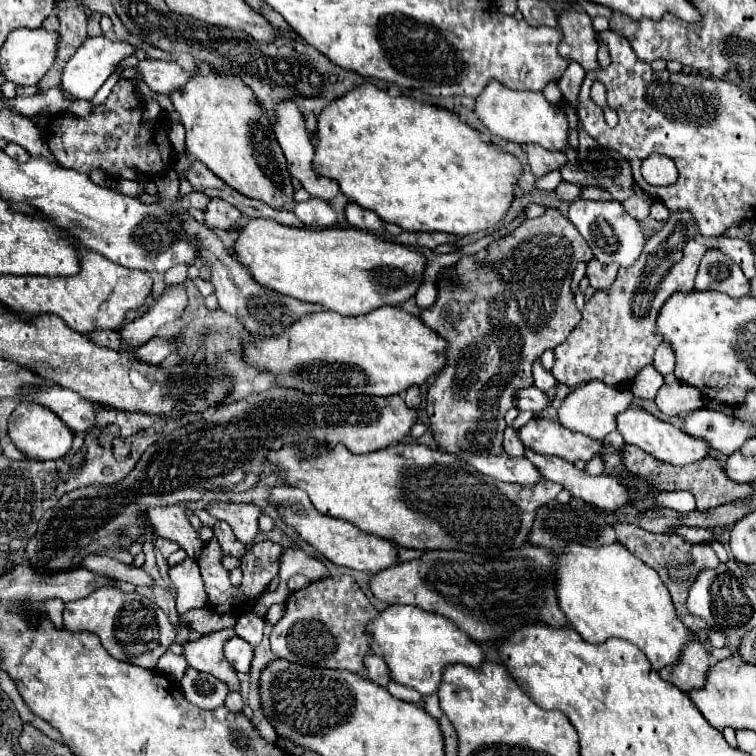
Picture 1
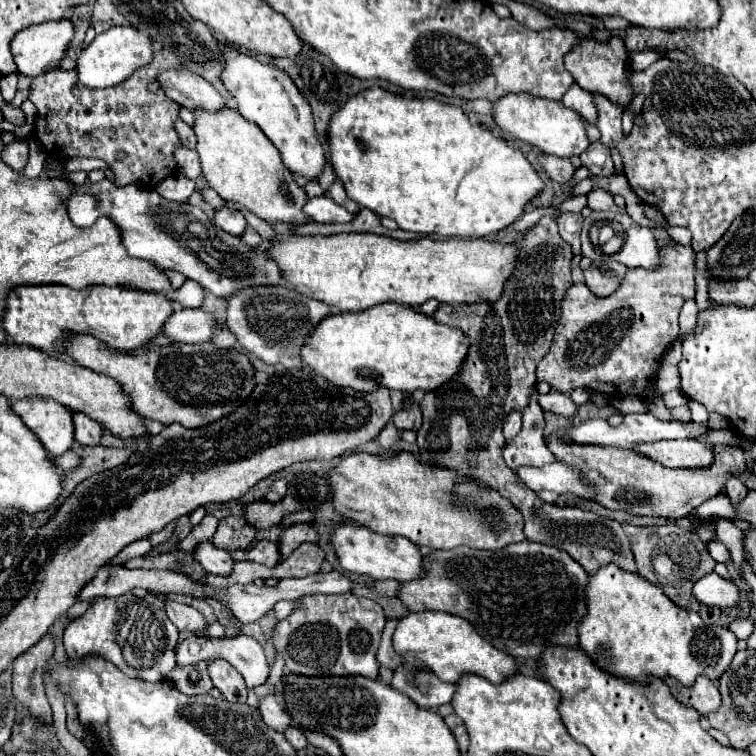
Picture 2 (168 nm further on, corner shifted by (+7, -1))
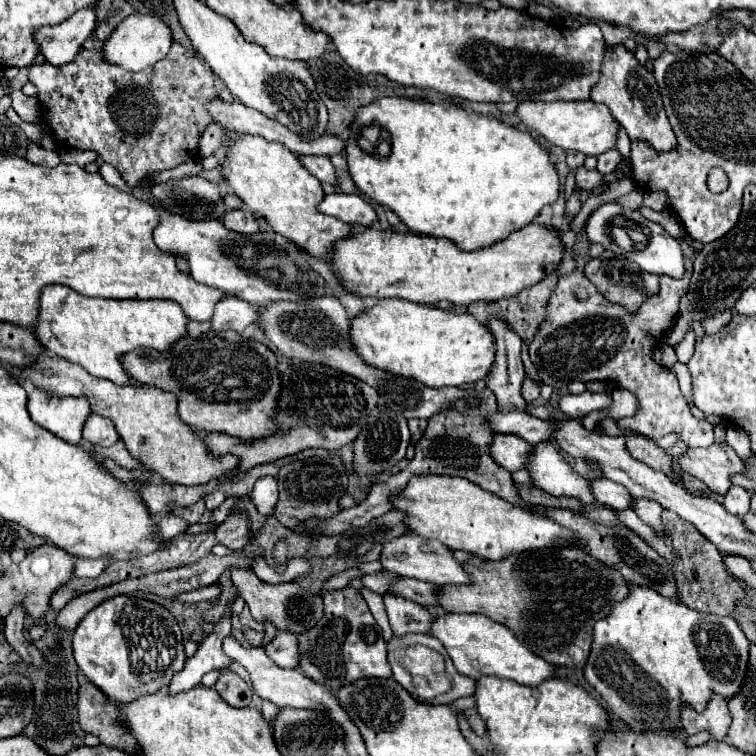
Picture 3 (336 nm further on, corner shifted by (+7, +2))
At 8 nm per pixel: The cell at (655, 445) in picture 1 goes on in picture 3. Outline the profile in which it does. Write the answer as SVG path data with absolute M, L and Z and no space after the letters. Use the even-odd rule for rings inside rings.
M712 444L708 448L690 448L678 456L680 470L702 480L712 494L726 496L734 474L746 474L744 460L732 452L728 444Z

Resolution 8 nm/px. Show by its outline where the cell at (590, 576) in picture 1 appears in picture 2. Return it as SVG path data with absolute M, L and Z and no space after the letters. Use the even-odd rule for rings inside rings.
M606 563L596 573L588 575L588 583L584 587L584 603L588 613L578 623L578 645L590 655L596 665L600 665L600 669L612 675L628 677L632 681L644 681L648 675L660 679L670 675L682 685L690 687L698 675L706 675L712 681L718 681L736 653L736 637L726 627L706 625L698 613L676 607L660 587L652 585L642 575L620 569L616 563Z

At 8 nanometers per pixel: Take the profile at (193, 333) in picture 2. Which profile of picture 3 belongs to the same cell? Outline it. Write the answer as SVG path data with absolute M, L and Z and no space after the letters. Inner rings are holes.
M226 296L220 304L216 304L216 312L212 316L212 328L216 332L222 330L244 332L246 326L258 322L258 316L260 316L258 310L248 302L236 296Z

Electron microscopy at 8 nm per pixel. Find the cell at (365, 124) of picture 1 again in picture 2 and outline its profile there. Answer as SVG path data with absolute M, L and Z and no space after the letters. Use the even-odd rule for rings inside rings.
M378 85L350 97L330 117L328 147L330 165L352 201L368 207L378 217L394 219L404 231L424 235L480 239L502 231L522 215L524 205L544 187L520 149L510 147L478 123L474 125L460 107L434 99L404 99Z

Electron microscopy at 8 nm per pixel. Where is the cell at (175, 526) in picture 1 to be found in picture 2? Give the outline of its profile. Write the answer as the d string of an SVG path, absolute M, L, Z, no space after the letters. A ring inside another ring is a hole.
M210 541L196 543L192 557L204 571L214 573L214 575L228 575L234 565L230 555L224 549L214 547Z

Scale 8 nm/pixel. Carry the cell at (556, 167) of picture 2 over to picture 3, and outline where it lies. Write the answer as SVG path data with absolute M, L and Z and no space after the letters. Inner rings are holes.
M580 166L580 168L576 170L576 184L578 184L582 190L592 192L592 190L596 190L598 186L604 184L604 178L602 178L602 174L600 174L598 170L588 170L588 168Z

